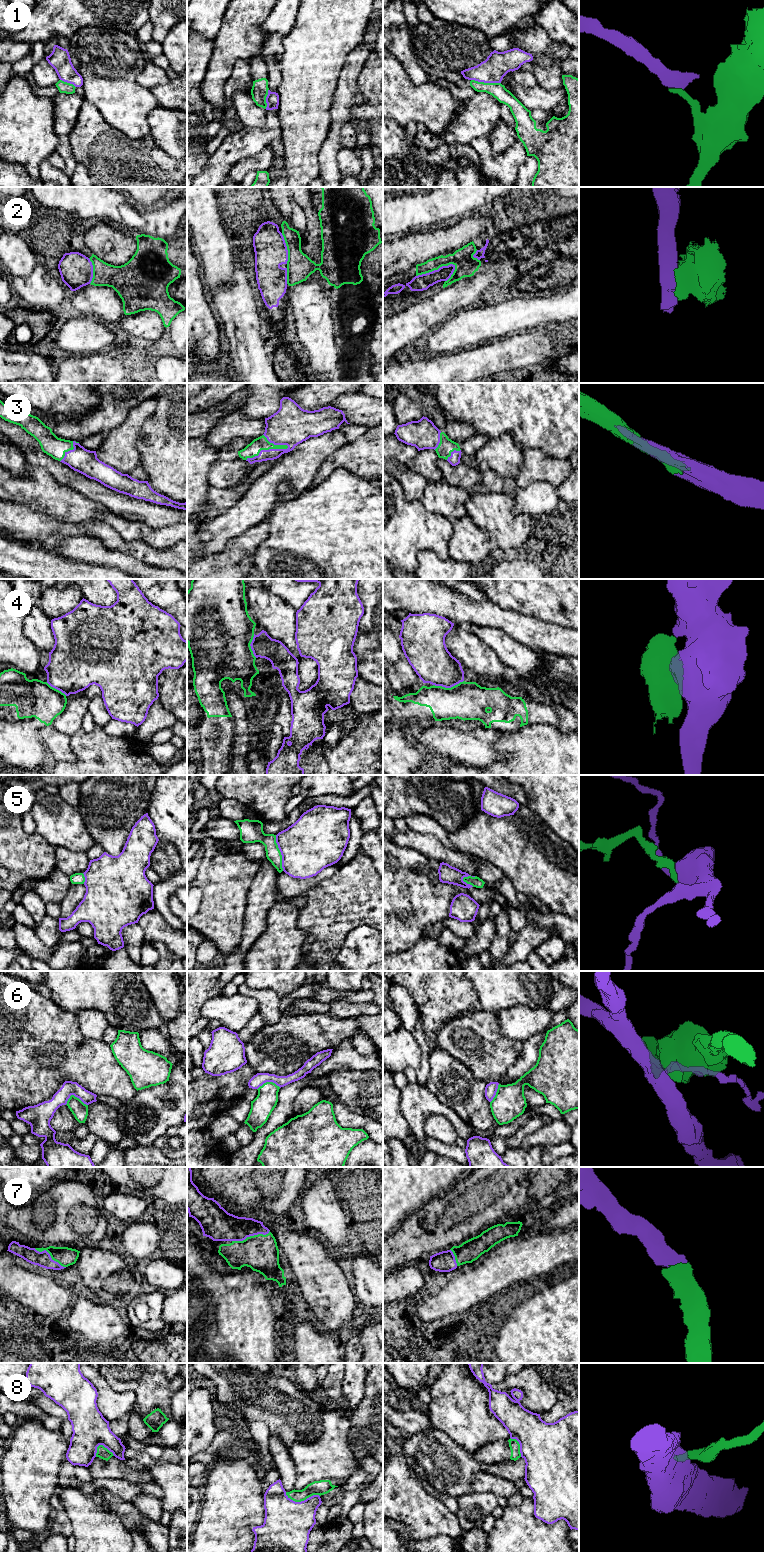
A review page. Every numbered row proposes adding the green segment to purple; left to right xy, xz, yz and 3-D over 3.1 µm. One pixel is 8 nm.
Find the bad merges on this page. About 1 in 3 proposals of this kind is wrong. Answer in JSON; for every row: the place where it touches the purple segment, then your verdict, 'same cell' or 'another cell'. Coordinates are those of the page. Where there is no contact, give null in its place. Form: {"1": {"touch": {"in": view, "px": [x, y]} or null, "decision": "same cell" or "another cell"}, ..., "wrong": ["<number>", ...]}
{"1": {"touch": {"in": "yz", "px": [486, 82]}, "decision": "another cell"}, "2": {"touch": {"in": "yz", "px": [435, 270]}, "decision": "another cell"}, "3": {"touch": {"in": "xz", "px": [266, 450]}, "decision": "same cell"}, "4": {"touch": {"in": "yz", "px": [448, 687]}, "decision": "another cell"}, "5": {"touch": {"in": "xz", "px": [281, 853]}, "decision": "another cell"}, "6": {"touch": {"in": "xy", "px": [75, 1096]}, "decision": "another cell"}, "7": {"touch": {"in": "xz", "px": [251, 1235]}, "decision": "same cell"}, "8": {"touch": {"in": "xz", "px": [302, 1501]}, "decision": "another cell"}, "wrong": ["1", "2", "4", "5", "6", "8"]}

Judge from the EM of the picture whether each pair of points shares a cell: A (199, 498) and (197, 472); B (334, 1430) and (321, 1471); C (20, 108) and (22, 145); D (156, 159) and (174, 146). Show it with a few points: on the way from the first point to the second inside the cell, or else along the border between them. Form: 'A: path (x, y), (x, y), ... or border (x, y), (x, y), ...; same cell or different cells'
A: path (197, 492), (197, 478); same cell
B: path (333, 1440), (331, 1453), (323, 1461); same cell
C: path (22, 117), (22, 136); same cell
D: border (150, 135), (157, 146), (176, 160); different cells

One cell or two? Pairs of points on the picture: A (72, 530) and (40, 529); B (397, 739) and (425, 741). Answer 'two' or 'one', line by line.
A: one
B: two

